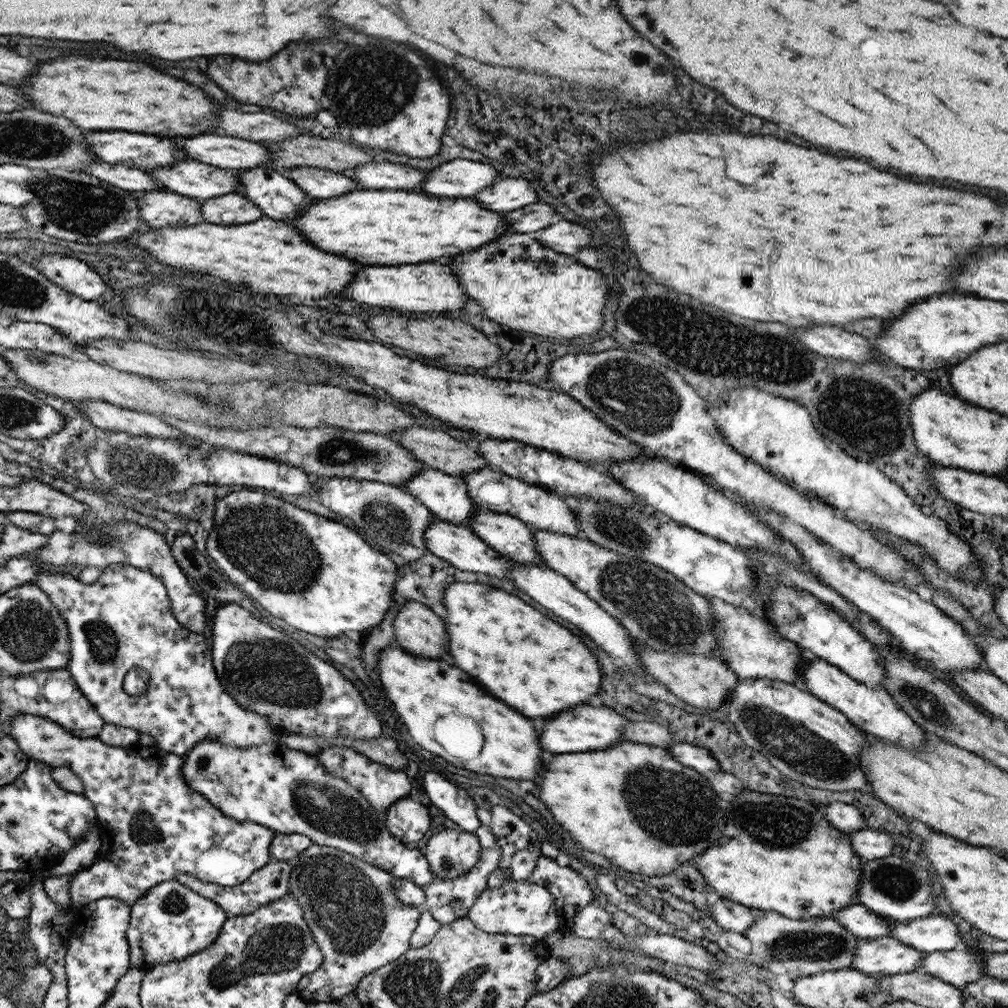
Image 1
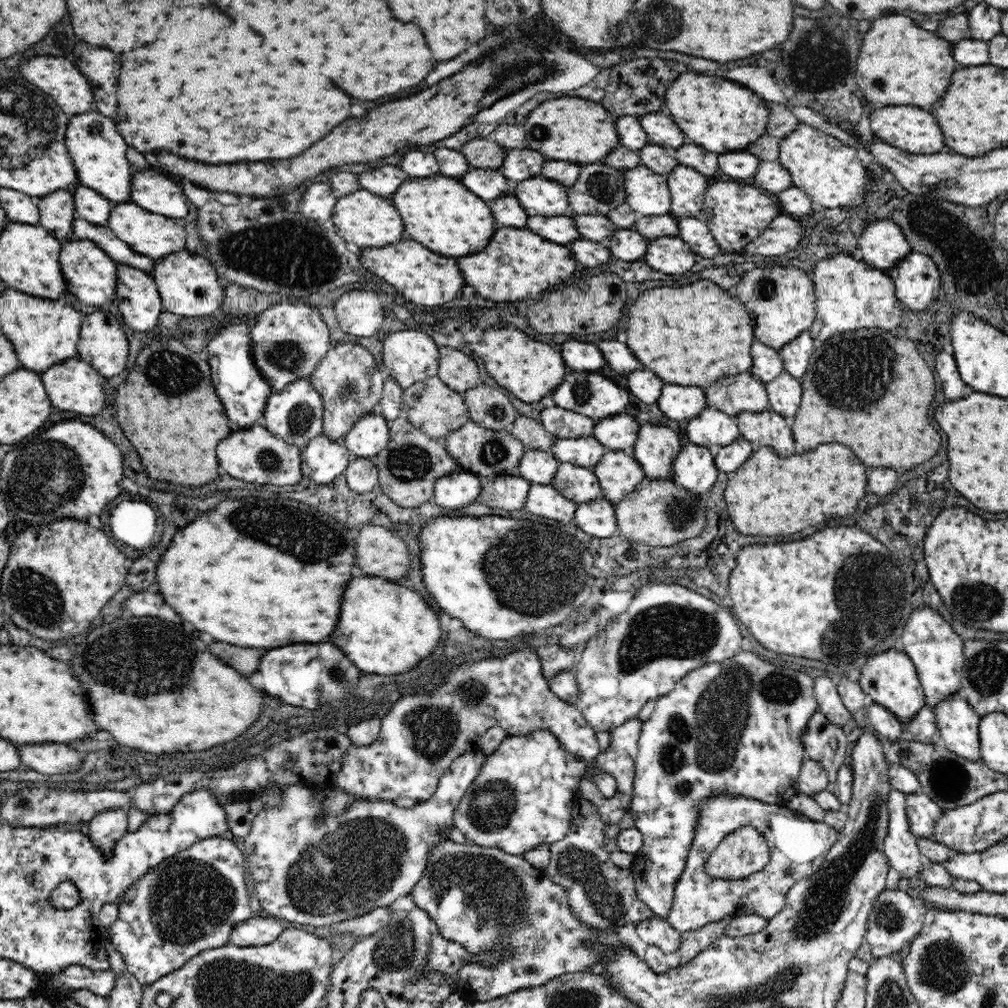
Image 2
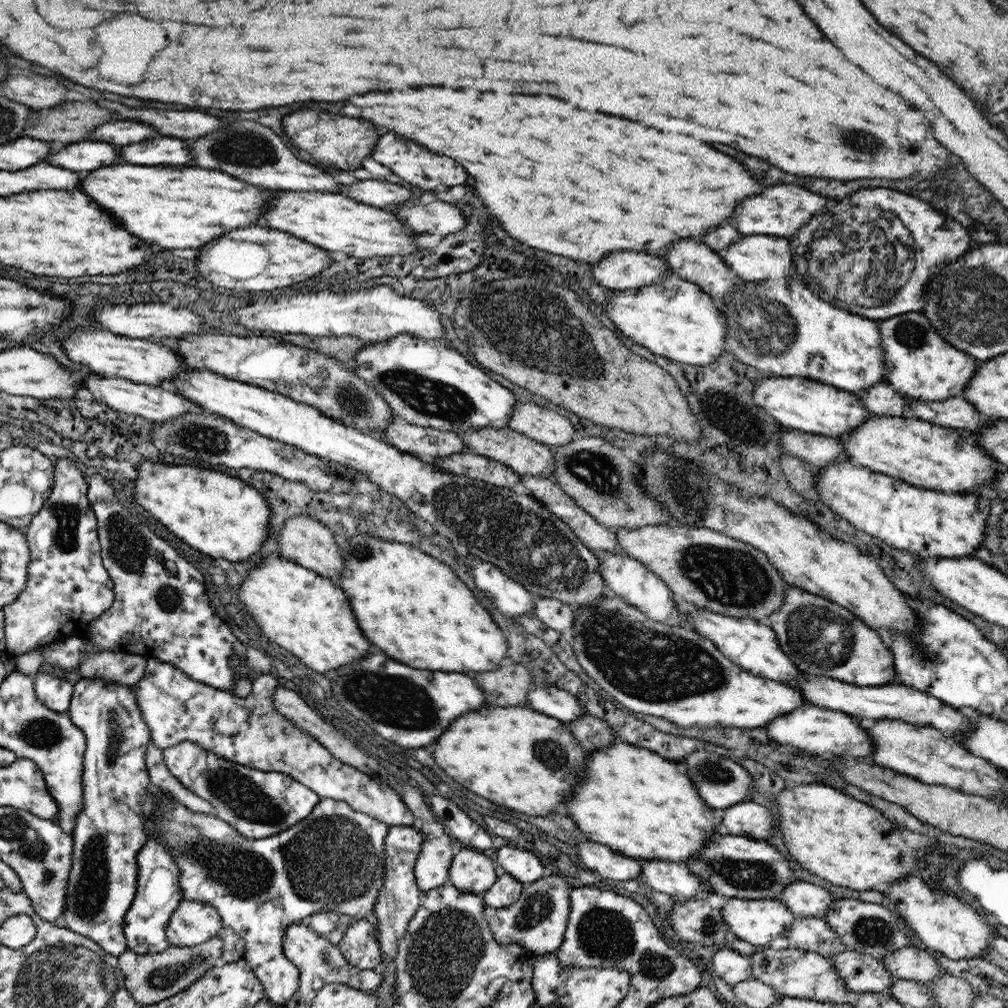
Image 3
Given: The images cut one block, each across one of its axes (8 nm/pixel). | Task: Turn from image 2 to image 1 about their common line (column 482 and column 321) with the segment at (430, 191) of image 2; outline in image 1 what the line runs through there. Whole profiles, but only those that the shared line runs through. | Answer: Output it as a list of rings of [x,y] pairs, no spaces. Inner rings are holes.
[[[355,190],[331,200],[313,200],[307,210],[293,220],[293,226],[307,236],[317,248],[325,252],[335,252],[337,256],[347,256],[363,266],[379,264],[417,264],[443,260],[445,265],[450,258],[479,248],[491,240],[497,240],[505,232],[505,220],[496,213],[479,204],[473,198],[439,198],[429,194],[415,194],[403,190]]]

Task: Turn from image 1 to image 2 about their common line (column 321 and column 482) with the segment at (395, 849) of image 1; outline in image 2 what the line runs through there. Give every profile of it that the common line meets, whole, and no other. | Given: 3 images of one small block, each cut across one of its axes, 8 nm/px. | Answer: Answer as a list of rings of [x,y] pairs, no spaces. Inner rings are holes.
[[[537,729],[530,736],[506,737],[496,750],[485,757],[480,774],[456,806],[453,823],[472,845],[503,849],[512,856],[522,856],[542,844],[562,840],[571,830],[574,792],[582,778],[590,778],[590,761],[572,756],[547,729]]]

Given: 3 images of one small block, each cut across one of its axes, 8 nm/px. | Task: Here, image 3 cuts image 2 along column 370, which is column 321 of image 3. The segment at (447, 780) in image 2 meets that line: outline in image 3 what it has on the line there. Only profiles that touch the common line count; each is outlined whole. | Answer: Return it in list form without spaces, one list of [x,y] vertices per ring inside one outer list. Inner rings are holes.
[[[148,793],[148,808],[144,812],[146,824],[155,823],[160,841],[165,843],[180,870],[178,881],[182,900],[210,905],[218,912],[222,928],[229,928],[243,940],[241,958],[254,972],[265,989],[269,1003],[284,1005],[298,990],[299,970],[285,957],[283,943],[287,928],[317,912],[333,912],[343,923],[364,920],[374,910],[375,898],[382,887],[384,871],[384,838],[388,826],[352,809],[343,801],[320,798],[314,810],[301,822],[286,828],[278,835],[252,839],[244,837],[236,828],[217,817],[195,812],[172,797]]]

